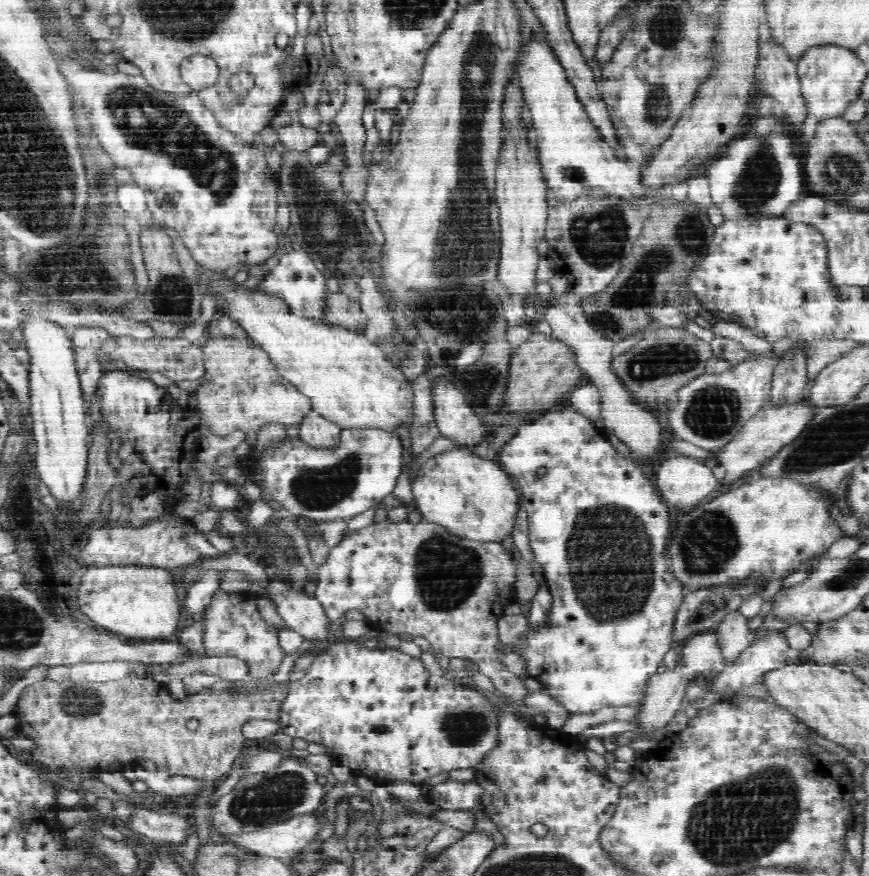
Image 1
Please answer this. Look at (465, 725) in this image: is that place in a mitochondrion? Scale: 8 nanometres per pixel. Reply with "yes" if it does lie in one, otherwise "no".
yes

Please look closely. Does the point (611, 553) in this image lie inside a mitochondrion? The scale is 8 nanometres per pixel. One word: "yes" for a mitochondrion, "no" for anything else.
yes

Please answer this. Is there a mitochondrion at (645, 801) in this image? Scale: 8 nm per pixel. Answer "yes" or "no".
no

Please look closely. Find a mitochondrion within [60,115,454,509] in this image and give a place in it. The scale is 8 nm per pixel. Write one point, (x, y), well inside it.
(314, 202)

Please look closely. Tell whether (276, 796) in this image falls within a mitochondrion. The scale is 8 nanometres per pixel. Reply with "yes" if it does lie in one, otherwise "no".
yes

